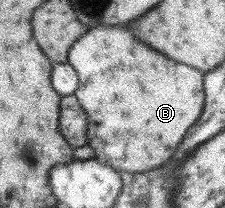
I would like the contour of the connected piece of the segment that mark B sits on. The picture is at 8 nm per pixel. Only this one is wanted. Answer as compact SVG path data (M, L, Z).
M100 25L87 30L68 49L67 62L77 75L79 84L73 96L87 114L87 145L94 150L94 161L108 165L118 173L140 173L166 164L186 130L203 110L203 73L162 57L162 53L136 41L126 26Z

